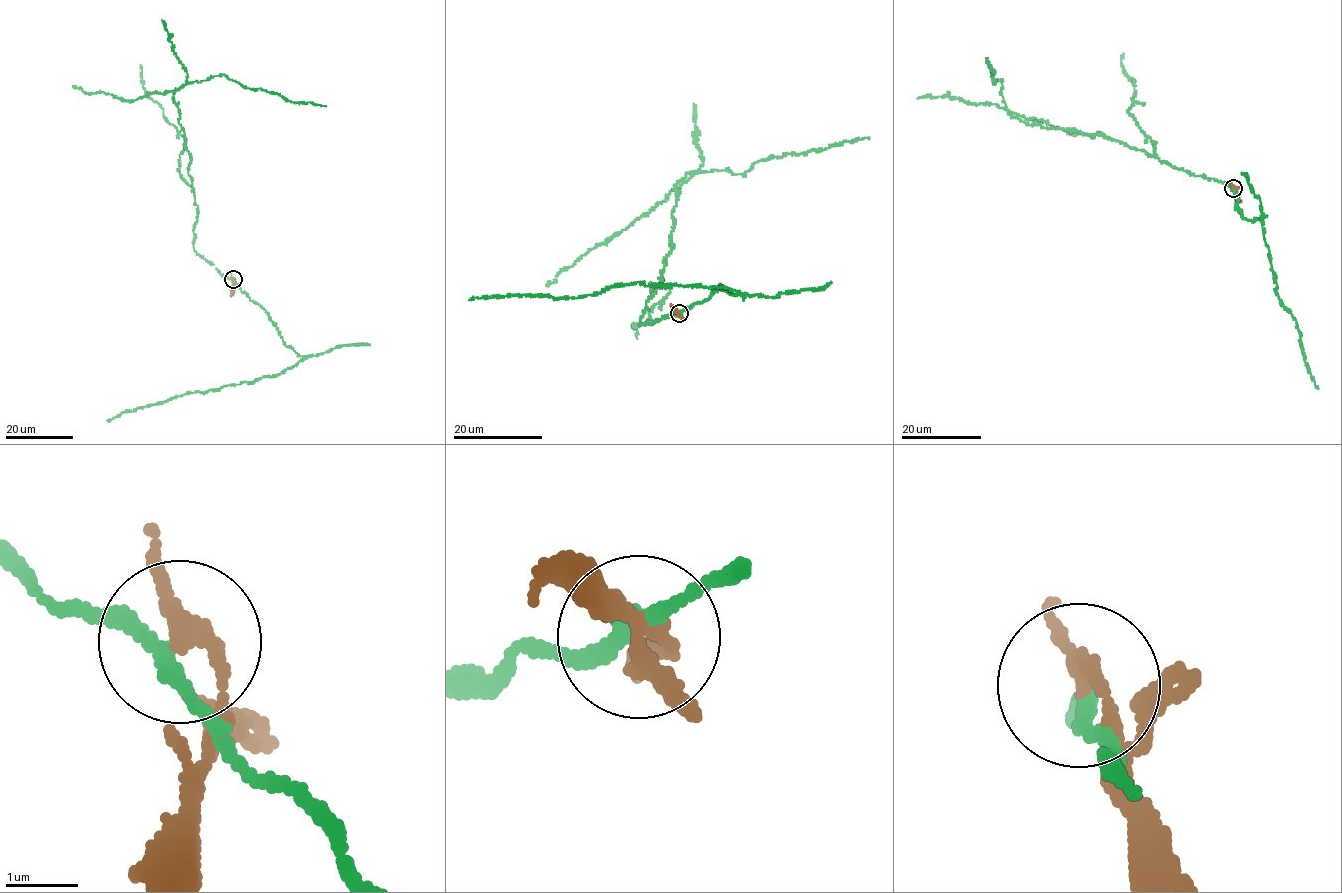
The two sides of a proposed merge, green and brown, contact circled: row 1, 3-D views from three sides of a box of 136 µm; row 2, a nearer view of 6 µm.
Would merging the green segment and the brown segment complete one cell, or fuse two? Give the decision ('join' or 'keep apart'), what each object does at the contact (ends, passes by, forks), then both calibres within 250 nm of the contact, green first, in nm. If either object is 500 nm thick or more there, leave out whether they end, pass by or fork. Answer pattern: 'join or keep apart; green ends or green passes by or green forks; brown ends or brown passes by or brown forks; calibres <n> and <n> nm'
keep apart; green passes by; brown passes by; calibres 180 and 190 nm

